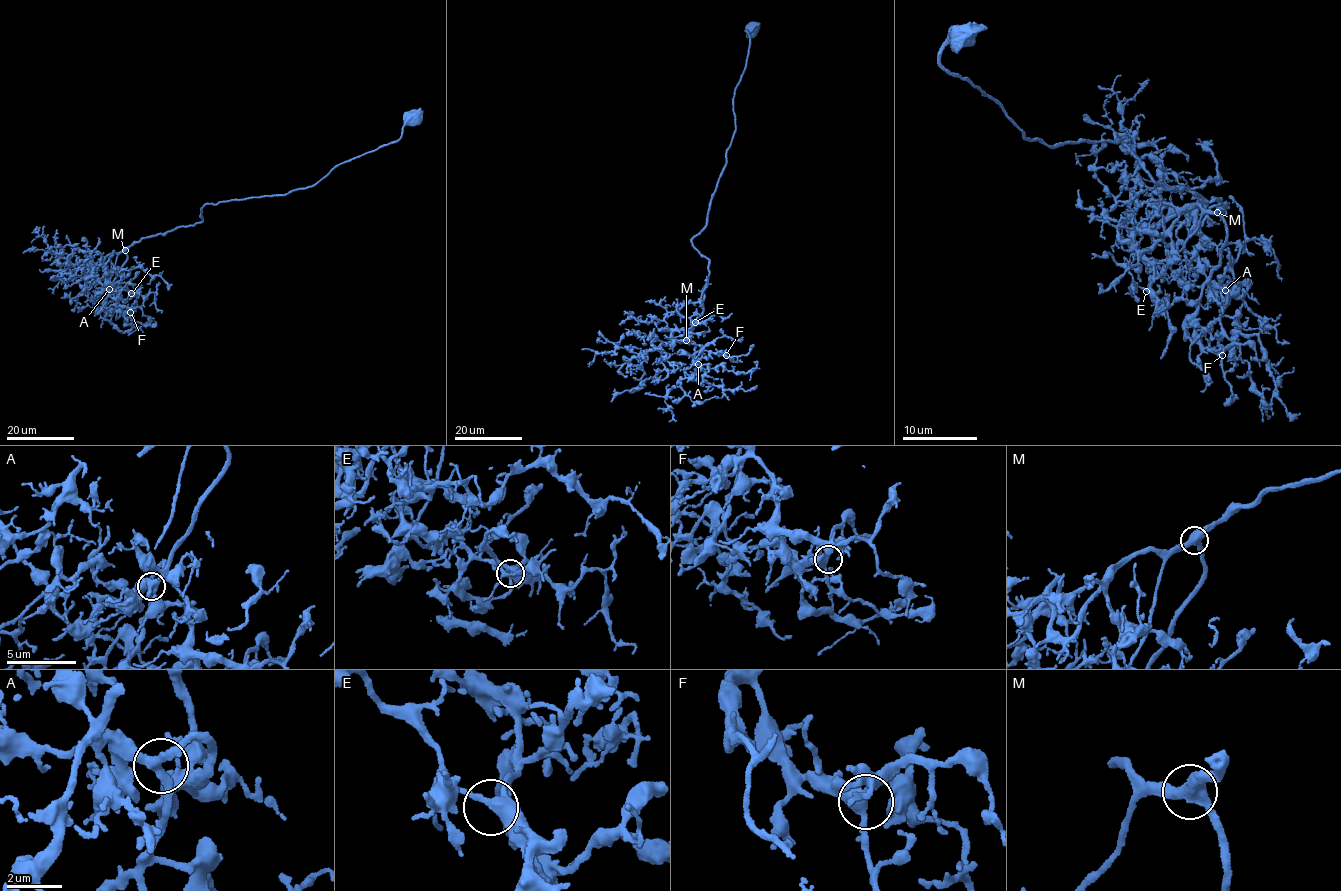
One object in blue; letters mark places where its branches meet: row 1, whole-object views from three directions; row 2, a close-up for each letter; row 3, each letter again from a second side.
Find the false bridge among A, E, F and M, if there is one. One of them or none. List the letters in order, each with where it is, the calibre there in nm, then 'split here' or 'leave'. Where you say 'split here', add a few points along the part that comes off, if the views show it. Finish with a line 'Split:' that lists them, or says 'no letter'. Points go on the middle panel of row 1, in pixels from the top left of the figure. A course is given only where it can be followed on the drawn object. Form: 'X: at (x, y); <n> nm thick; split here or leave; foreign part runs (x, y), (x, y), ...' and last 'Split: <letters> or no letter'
A: at (698, 364); 320 nm thick; leave
E: at (695, 322); 360 nm thick; leave
F: at (726, 355); 360 nm thick; leave
M: at (686, 340); 460 nm thick; leave
Split: no letter

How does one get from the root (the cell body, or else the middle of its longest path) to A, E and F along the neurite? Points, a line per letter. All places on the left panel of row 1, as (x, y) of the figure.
A: (412, 117), (399, 139), (340, 164), (311, 186), (207, 204), (201, 222), (130, 245), (109, 289)
E: (412, 117), (399, 139), (340, 164), (311, 186), (207, 204), (201, 222), (107, 254), (106, 280), (131, 293)
F: (412, 117), (399, 139), (311, 186), (207, 204), (201, 222), (130, 245), (113, 286), (119, 309), (130, 312)

